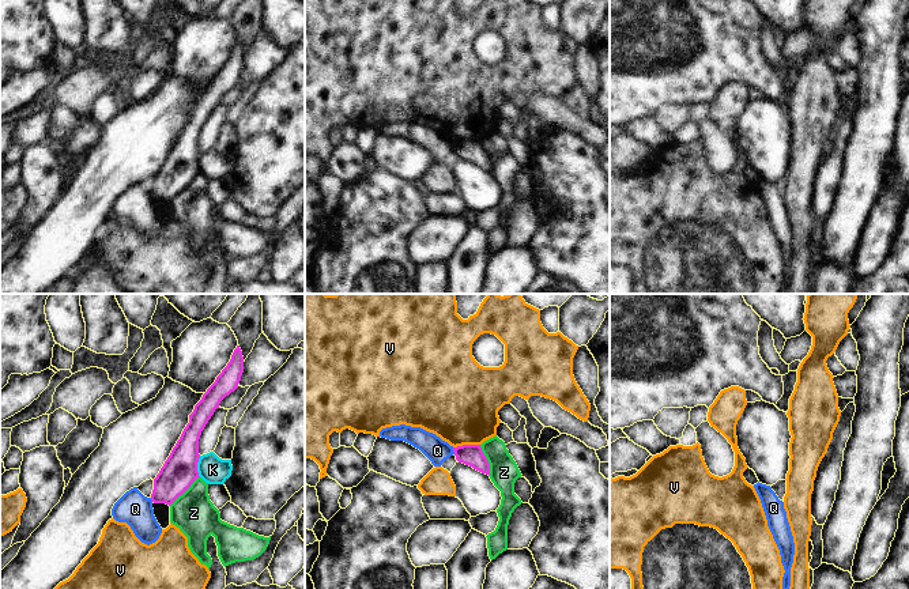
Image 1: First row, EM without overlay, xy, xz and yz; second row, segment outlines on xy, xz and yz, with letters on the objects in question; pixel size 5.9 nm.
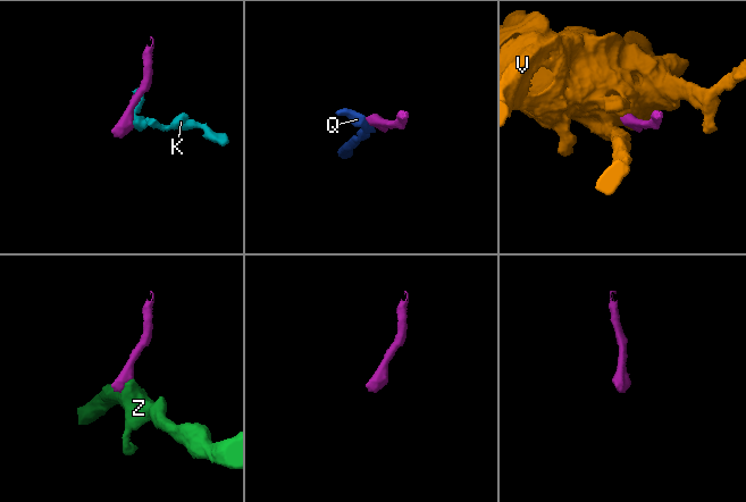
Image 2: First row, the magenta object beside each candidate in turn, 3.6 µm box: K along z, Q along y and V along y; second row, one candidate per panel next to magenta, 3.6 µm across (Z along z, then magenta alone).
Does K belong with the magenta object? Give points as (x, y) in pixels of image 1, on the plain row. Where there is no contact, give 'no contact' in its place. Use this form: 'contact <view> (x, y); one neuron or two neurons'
contact xy (196, 162); two neurons

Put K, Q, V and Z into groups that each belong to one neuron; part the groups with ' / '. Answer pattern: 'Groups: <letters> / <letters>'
Groups: K / Q / V / Z

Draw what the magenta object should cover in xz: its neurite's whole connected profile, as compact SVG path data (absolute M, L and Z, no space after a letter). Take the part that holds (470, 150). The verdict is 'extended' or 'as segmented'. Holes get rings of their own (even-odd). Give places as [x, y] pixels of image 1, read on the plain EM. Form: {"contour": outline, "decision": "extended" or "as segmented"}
{"contour": "M463 140L453 143L456 155L490 171L490 159L482 147L480 140Z", "decision": "as segmented"}

